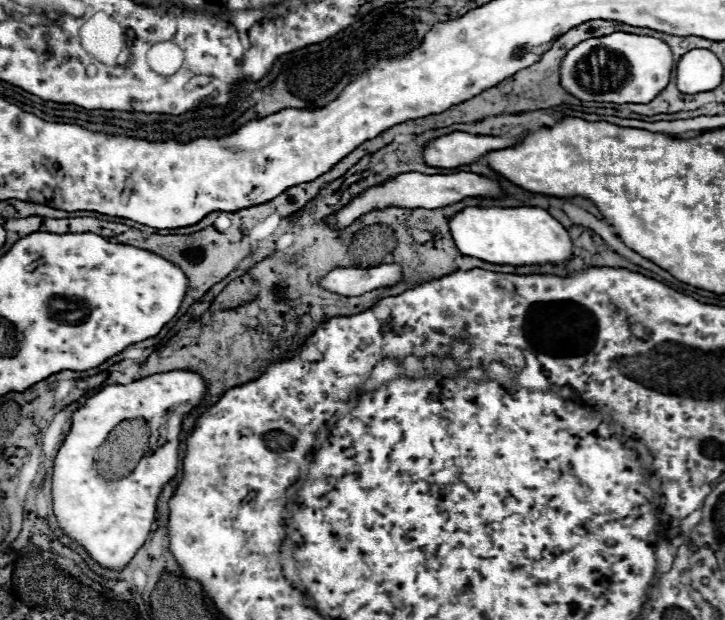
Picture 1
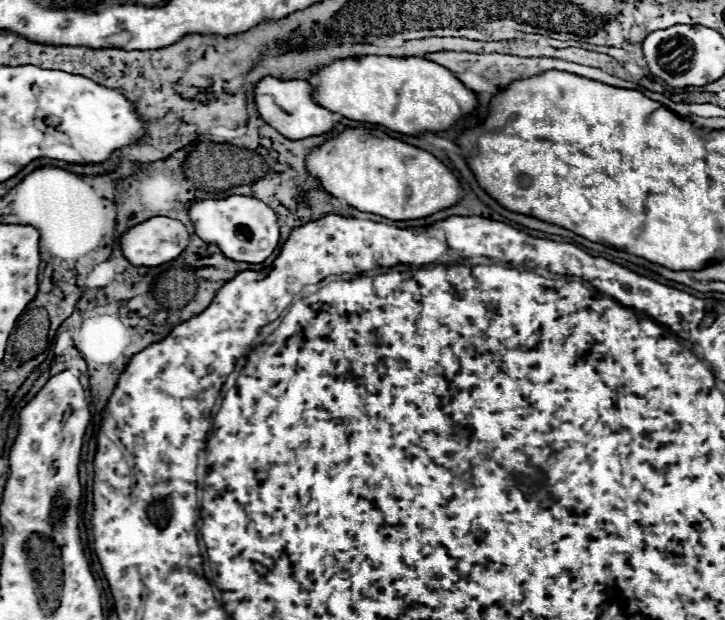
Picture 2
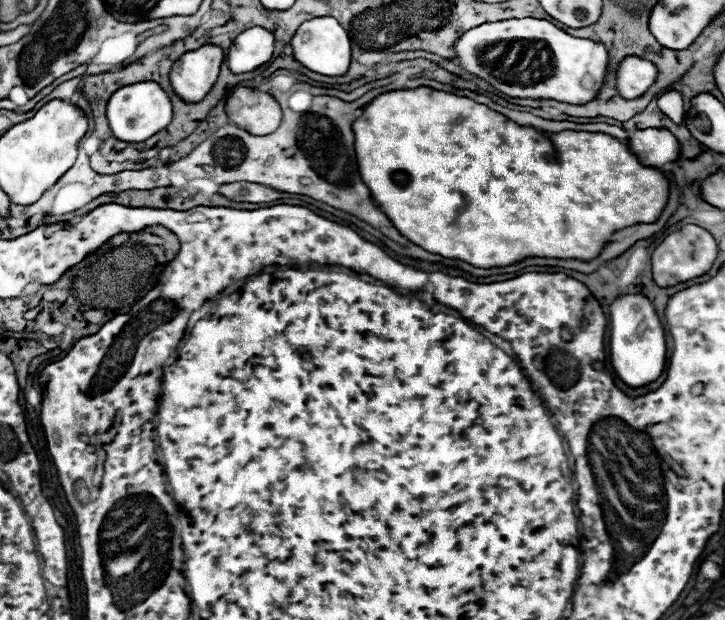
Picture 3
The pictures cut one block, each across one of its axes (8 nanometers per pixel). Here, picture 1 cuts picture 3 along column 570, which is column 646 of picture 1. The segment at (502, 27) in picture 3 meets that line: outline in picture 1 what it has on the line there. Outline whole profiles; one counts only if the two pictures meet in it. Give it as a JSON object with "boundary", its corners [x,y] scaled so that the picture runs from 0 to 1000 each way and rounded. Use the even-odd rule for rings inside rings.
{"boundary":[[[847,52],[828,61],[811,61],[783,81],[772,103],[772,139],[806,165],[894,168],[924,129],[930,97],[924,74],[899,58]]]}

